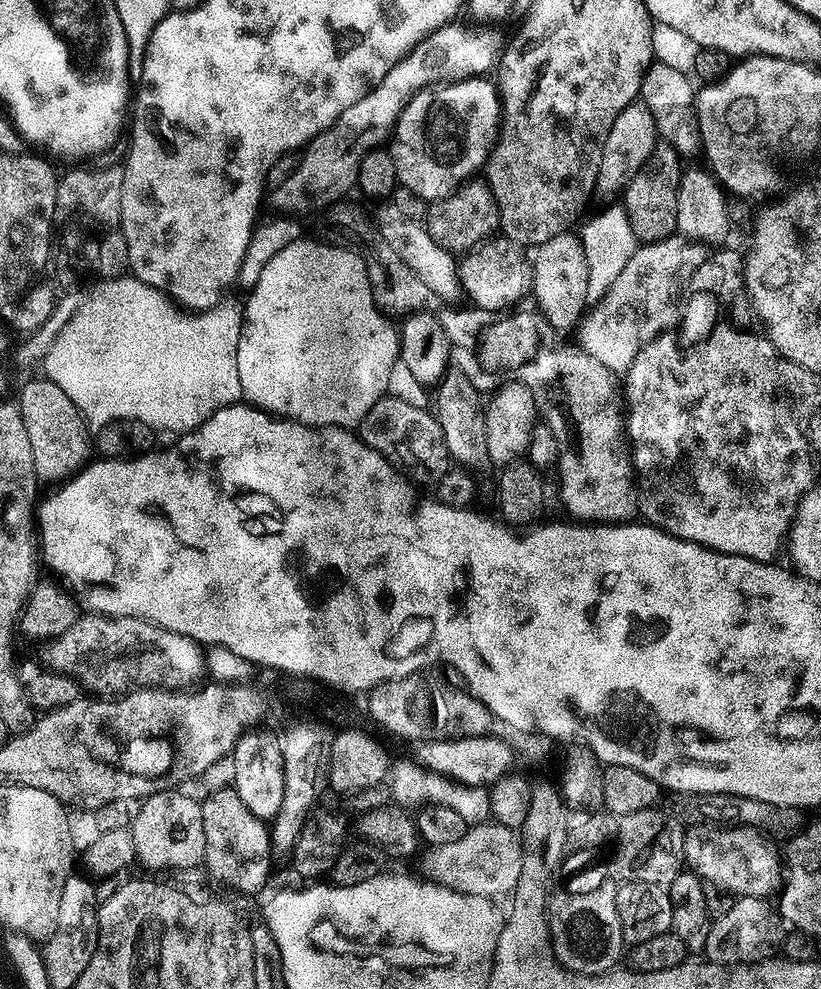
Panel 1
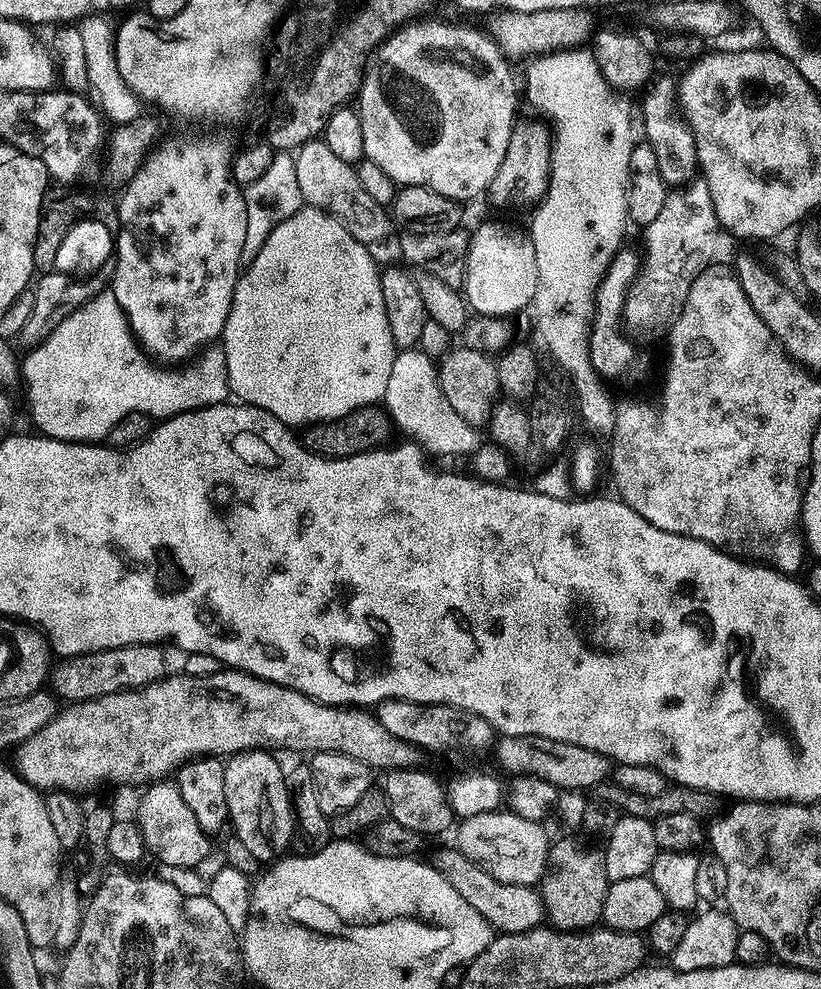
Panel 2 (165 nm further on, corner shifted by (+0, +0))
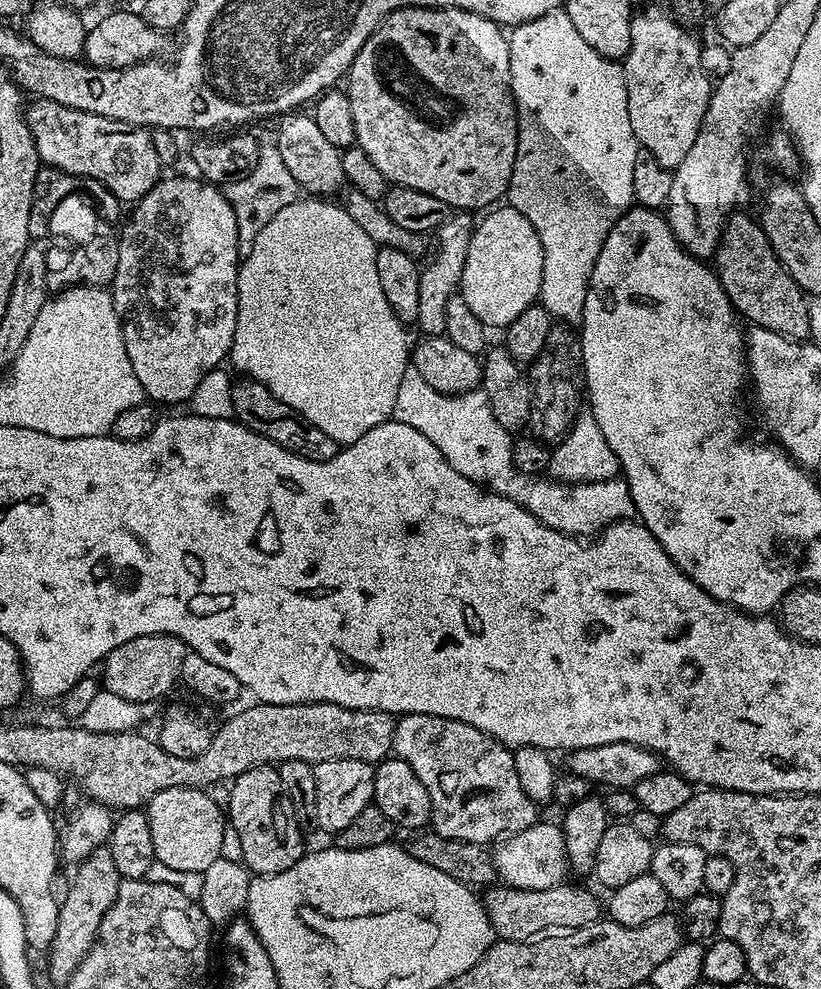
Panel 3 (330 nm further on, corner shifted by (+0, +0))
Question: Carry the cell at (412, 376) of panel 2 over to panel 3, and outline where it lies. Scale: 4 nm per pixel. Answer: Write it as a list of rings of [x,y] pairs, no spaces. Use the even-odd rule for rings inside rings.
[[[410,366],[402,374],[402,382],[398,382],[398,396],[392,416],[406,426],[414,426],[418,434],[434,442],[442,458],[446,458],[446,462],[450,462],[458,474],[486,486],[489,492],[518,502],[518,506],[534,514],[534,518],[568,536],[584,538],[633,515],[628,483],[623,478],[592,483],[560,483],[540,474],[519,472],[512,457],[513,437],[508,437],[511,436],[509,429],[503,428],[498,418],[494,418],[488,394],[483,390],[463,392],[457,396],[442,394],[434,390],[434,386],[429,386],[422,374]]]

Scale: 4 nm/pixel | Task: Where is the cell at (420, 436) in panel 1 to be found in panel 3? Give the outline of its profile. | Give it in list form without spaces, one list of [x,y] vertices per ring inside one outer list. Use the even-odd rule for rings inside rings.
[[[237,379],[232,385],[232,401],[235,419],[245,424],[250,430],[270,438],[270,442],[290,450],[295,456],[314,462],[326,462],[336,456],[338,445],[334,438],[322,434],[318,426],[298,416],[294,409],[286,406],[286,402],[274,398],[274,394],[270,394],[270,390],[266,390],[266,386],[262,386],[257,380]]]

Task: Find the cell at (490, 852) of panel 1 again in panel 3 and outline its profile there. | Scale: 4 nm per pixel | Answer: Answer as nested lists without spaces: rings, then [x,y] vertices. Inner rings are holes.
[[[537,822],[531,824],[526,830],[513,832],[503,837],[491,849],[490,855],[496,867],[497,877],[509,888],[522,890],[555,888],[565,879],[564,872],[569,871],[564,829],[559,823]]]

